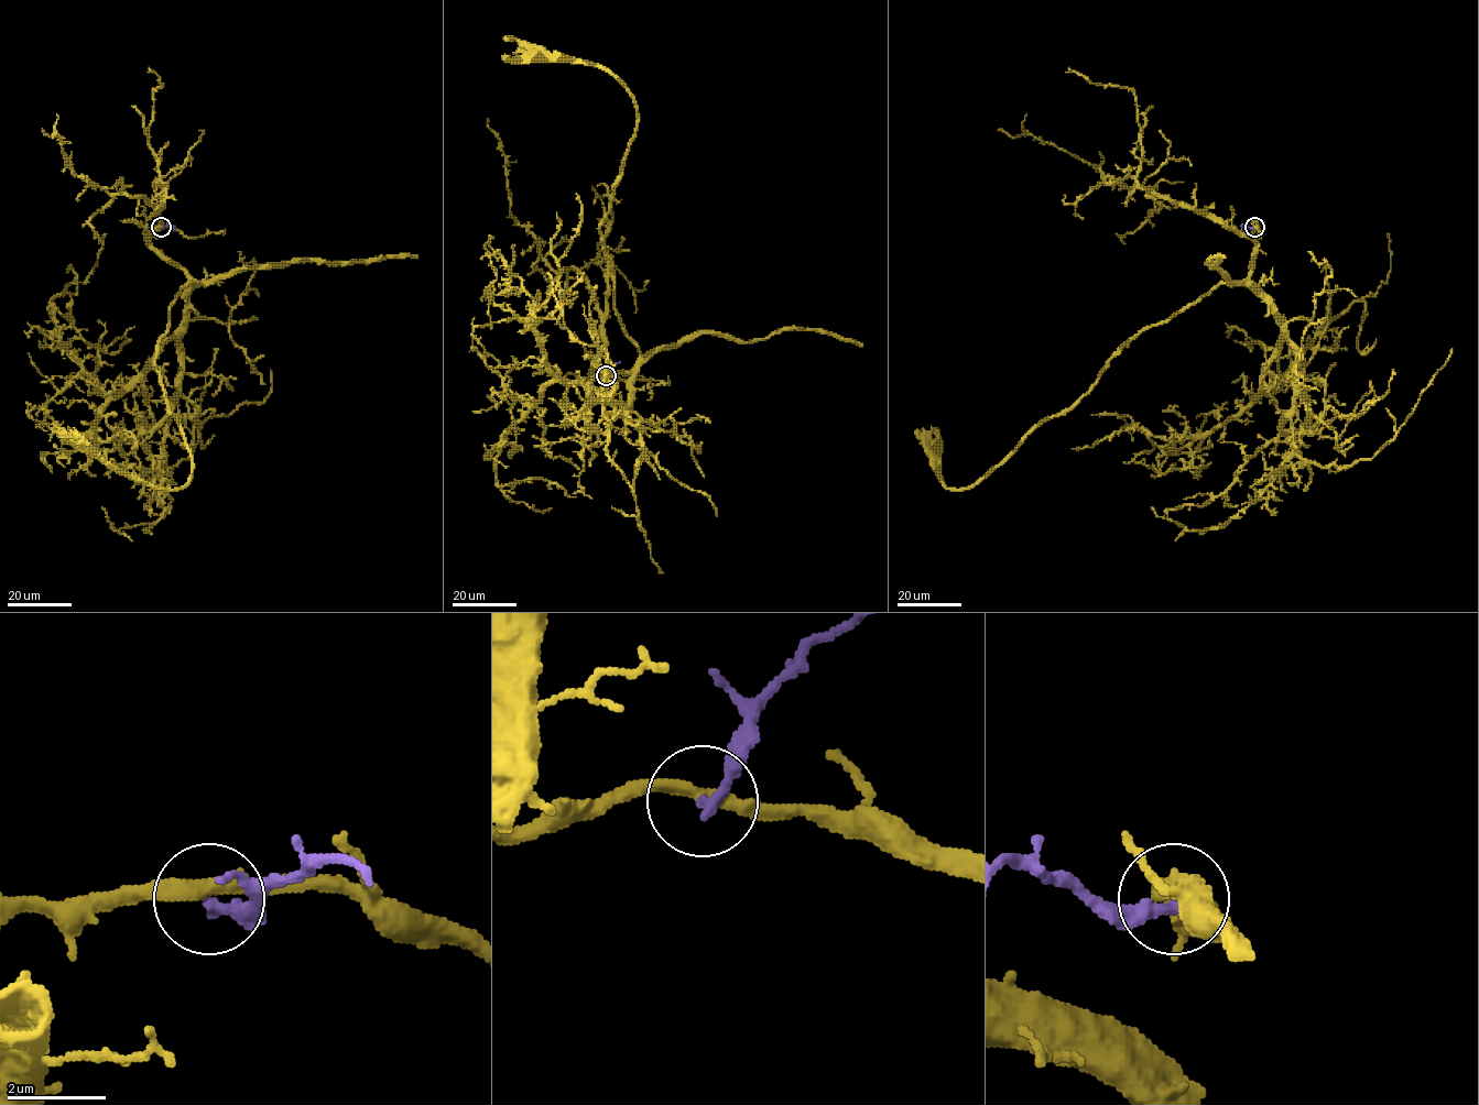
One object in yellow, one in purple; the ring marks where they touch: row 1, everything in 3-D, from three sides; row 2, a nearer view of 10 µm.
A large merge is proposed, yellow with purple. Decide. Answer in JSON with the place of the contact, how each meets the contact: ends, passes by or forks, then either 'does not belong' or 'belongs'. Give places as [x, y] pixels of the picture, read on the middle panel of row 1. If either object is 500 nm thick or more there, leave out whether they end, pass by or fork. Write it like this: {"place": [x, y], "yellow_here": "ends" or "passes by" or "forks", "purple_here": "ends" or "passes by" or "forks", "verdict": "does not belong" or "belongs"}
{"place": [606, 375], "yellow_here": "passes by", "purple_here": "ends", "verdict": "does not belong"}

